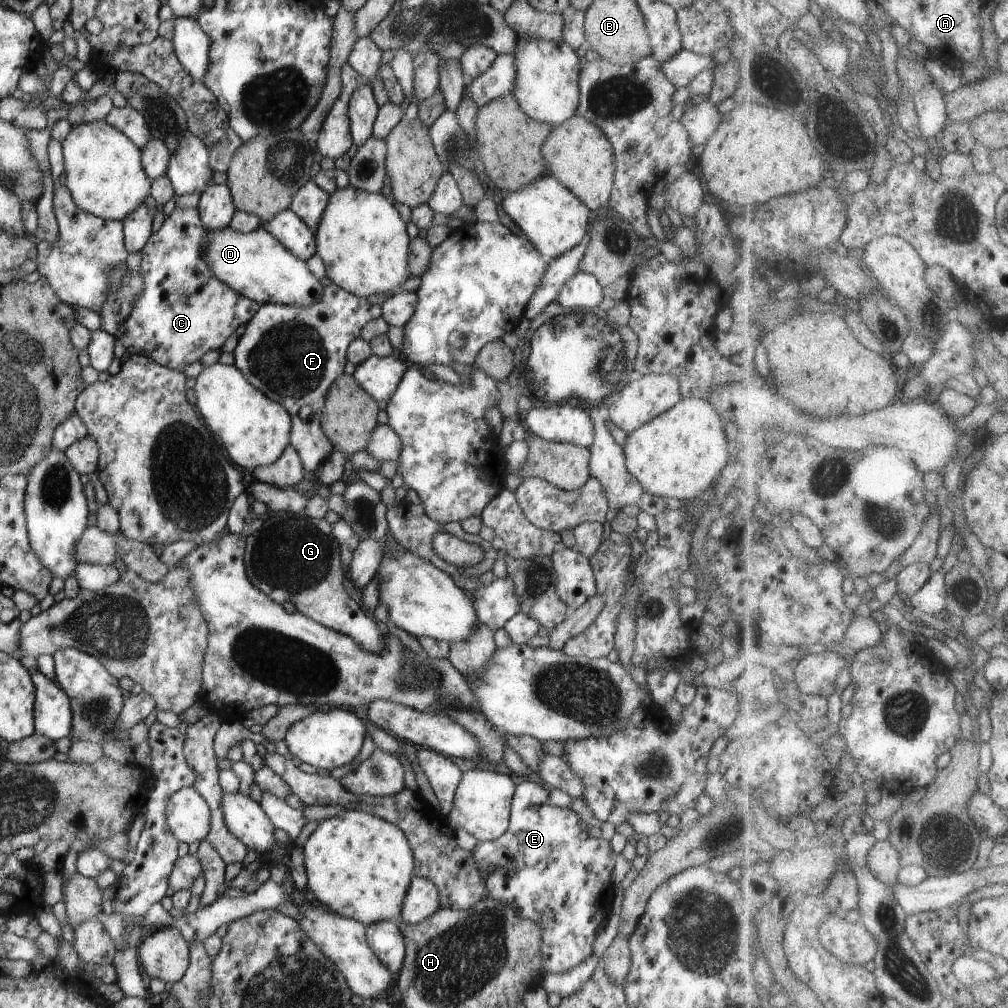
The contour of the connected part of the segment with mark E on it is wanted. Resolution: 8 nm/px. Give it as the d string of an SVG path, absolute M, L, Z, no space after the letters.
M517 780L506 832L492 842L477 842L471 853L480 868L488 868L484 878L487 894L510 905L518 916L542 926L543 972L558 974L572 970L592 956L598 930L613 913L611 904L616 886L612 883L612 870L618 854L612 850L608 840L590 836L588 825L576 812L568 807L552 806L548 794L549 791L539 781Z

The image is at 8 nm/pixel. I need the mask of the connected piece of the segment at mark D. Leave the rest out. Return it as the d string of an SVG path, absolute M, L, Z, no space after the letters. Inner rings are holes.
M263 226L249 233L236 232L230 227L207 231L206 242L203 243L206 248L204 262L208 262L208 270L212 270L220 282L238 294L261 305L272 302L288 306L312 306L322 299L325 287L310 272L306 261L288 252Z

